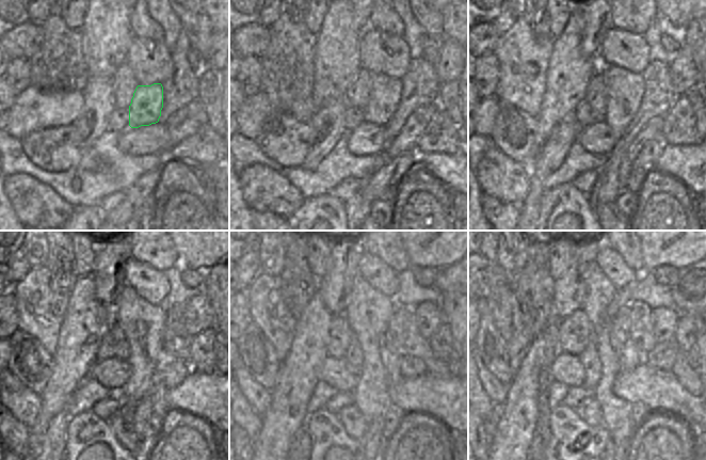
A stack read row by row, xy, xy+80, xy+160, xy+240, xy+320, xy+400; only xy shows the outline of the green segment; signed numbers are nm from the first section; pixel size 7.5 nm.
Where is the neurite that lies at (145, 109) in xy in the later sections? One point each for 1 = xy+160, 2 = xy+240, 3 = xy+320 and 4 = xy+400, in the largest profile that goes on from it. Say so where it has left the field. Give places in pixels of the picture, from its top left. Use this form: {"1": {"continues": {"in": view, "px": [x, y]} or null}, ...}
{"1": {"continues": {"in": "xy+160", "px": [624, 89]}}, "2": {"continues": {"in": "xy+240", "px": [143, 323]}}, "3": {"continues": {"in": "xy+320", "px": [368, 313]}}, "4": {"continues": {"in": "xy+400", "px": [616, 413]}}}

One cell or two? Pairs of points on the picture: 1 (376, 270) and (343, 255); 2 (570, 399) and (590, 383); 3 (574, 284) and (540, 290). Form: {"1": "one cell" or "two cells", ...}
{"1": "two cells", "2": "two cells", "3": "two cells"}

